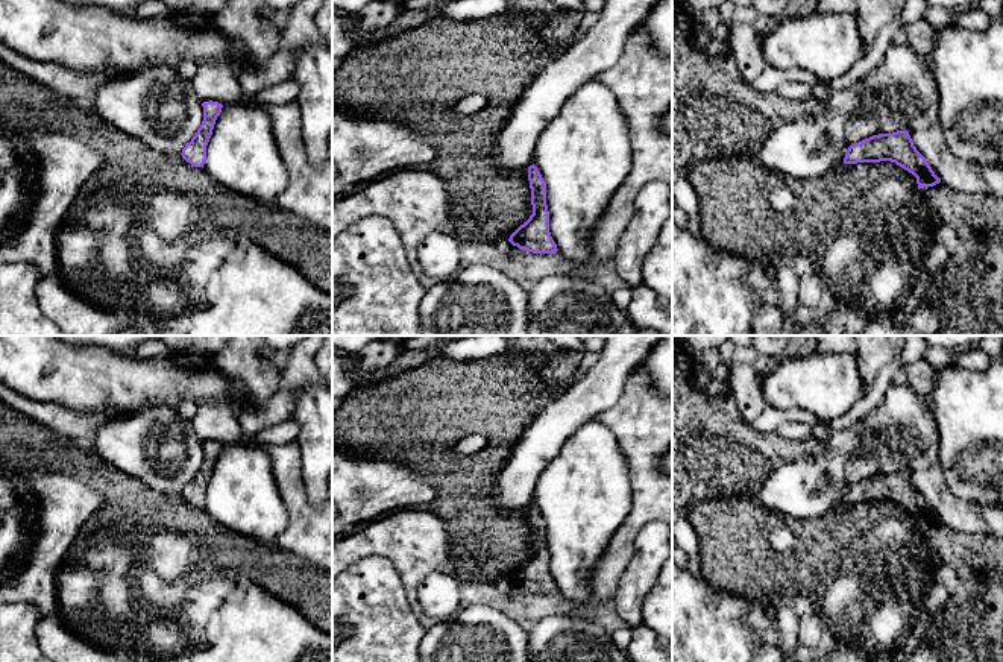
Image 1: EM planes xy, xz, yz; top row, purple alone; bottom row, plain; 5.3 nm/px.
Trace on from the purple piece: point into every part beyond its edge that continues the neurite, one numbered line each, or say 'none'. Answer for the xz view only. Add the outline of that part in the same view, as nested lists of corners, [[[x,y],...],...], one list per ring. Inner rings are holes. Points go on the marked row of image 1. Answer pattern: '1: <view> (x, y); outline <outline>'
none

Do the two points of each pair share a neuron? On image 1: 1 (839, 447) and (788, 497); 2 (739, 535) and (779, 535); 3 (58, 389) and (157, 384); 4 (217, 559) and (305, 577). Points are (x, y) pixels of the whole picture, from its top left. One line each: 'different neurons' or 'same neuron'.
1: same neuron
2: different neurons
3: same neuron
4: same neuron

